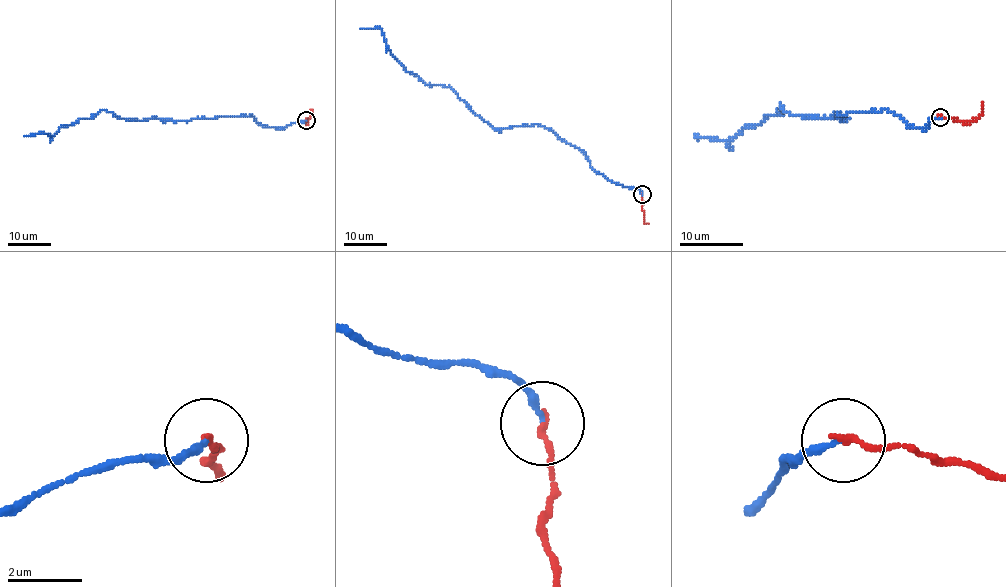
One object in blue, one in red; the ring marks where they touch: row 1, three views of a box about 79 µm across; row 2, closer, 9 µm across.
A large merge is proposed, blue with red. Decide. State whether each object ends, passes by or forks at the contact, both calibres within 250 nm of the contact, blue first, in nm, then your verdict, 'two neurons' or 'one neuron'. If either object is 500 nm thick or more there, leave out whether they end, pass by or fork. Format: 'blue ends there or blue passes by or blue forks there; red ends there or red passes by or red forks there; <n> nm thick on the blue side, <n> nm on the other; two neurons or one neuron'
blue ends there; red ends there; 170 nm thick on the blue side, 180 nm on the other; one neuron

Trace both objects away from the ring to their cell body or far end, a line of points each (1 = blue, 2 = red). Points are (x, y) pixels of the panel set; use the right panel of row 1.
1: (940, 117), (920, 128), (885, 109), (822, 119), (792, 116), (779, 103), (781, 112), (725, 141), (698, 139)
2: (940, 117), (970, 124), (983, 111), (983, 103)

